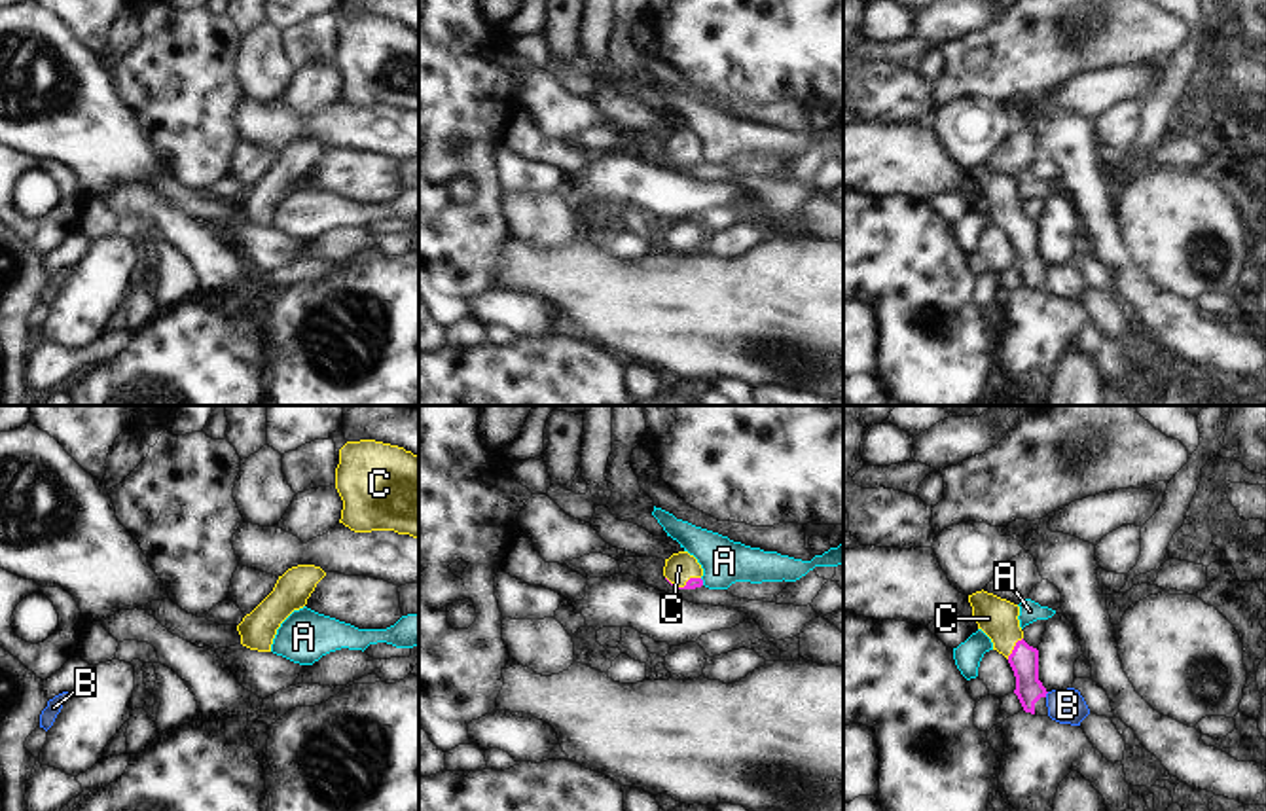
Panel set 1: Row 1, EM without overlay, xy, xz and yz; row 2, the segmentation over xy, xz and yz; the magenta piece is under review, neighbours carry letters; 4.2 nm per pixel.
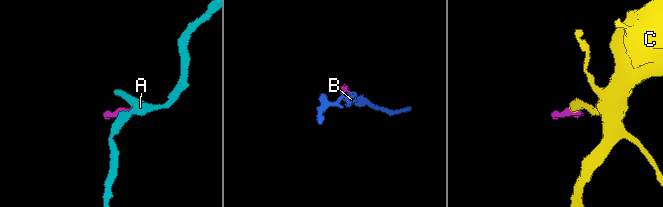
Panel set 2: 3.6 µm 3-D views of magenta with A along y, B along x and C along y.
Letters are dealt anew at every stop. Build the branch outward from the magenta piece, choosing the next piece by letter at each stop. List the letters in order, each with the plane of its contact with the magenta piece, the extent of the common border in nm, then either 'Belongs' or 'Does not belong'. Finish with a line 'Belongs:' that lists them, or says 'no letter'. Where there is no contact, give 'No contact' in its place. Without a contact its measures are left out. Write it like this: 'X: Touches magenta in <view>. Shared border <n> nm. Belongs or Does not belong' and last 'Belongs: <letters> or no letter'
A: Touches magenta in xz. Shared border 40 nm. Does not belong
B: Touches magenta in yz. Shared border 30 nm. Does not belong
C: Touches magenta in yz. Shared border 120 nm. Belongs
Belongs: C.

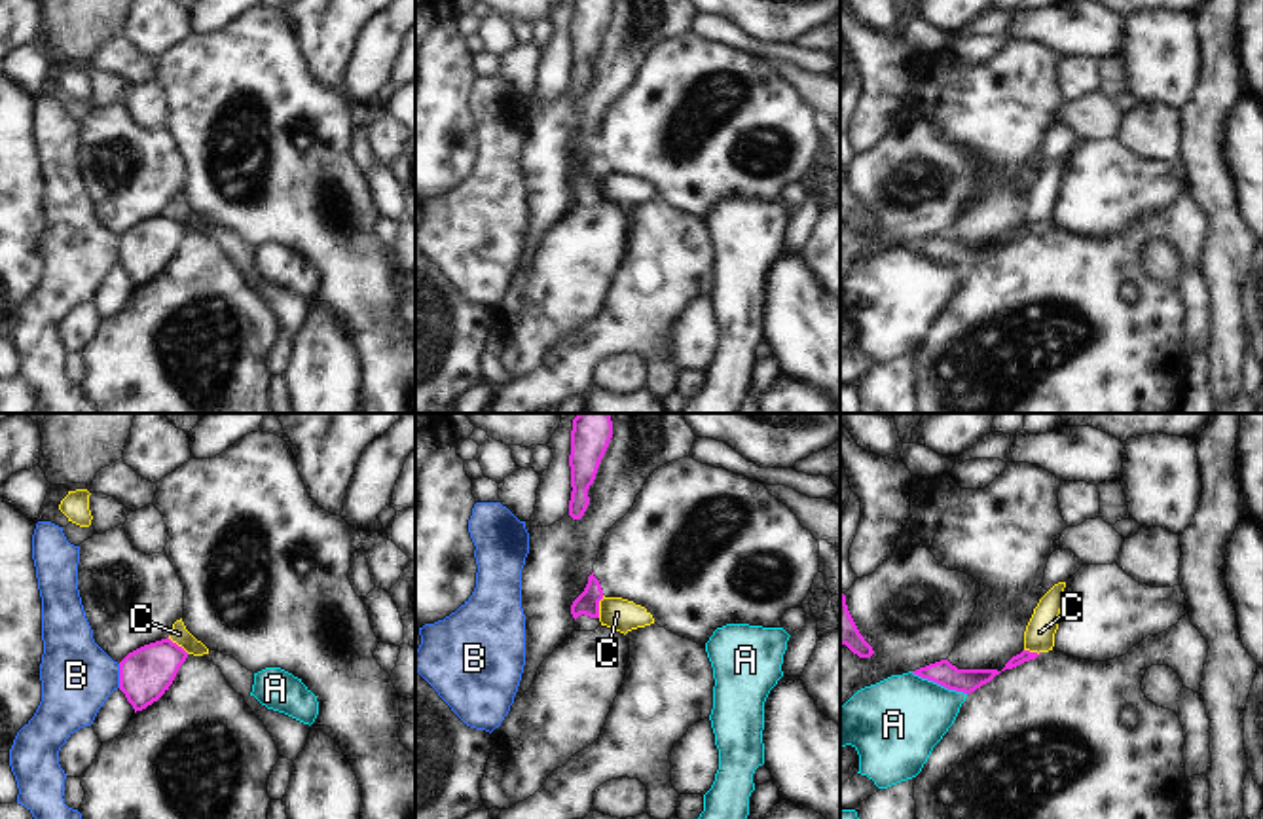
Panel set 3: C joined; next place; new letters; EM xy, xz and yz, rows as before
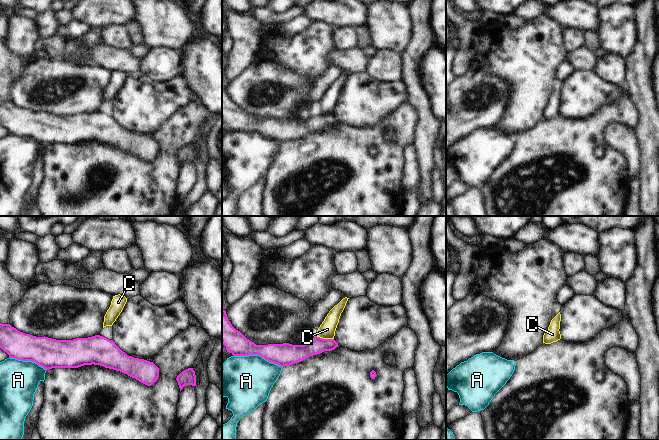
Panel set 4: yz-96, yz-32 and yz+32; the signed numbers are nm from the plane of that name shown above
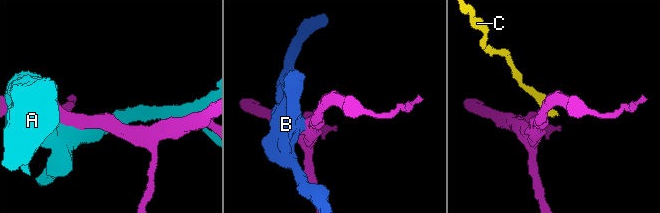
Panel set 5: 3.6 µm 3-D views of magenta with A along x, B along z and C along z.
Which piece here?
A: Touches magenta in yz. Shared border 260 nm. Does not belong
B: Touches magenta in xy. Shared border 100 nm. Does not belong
C: Touches magenta in xz. Shared border 100 nm. Does not belong
Belongs: no letter.

